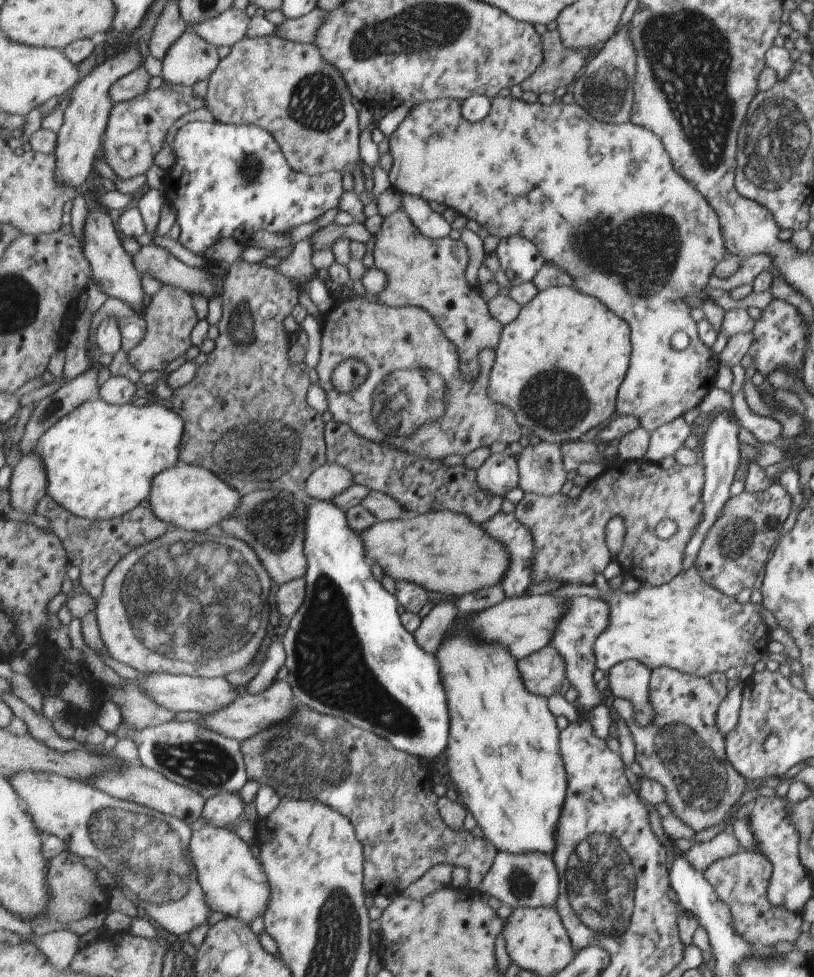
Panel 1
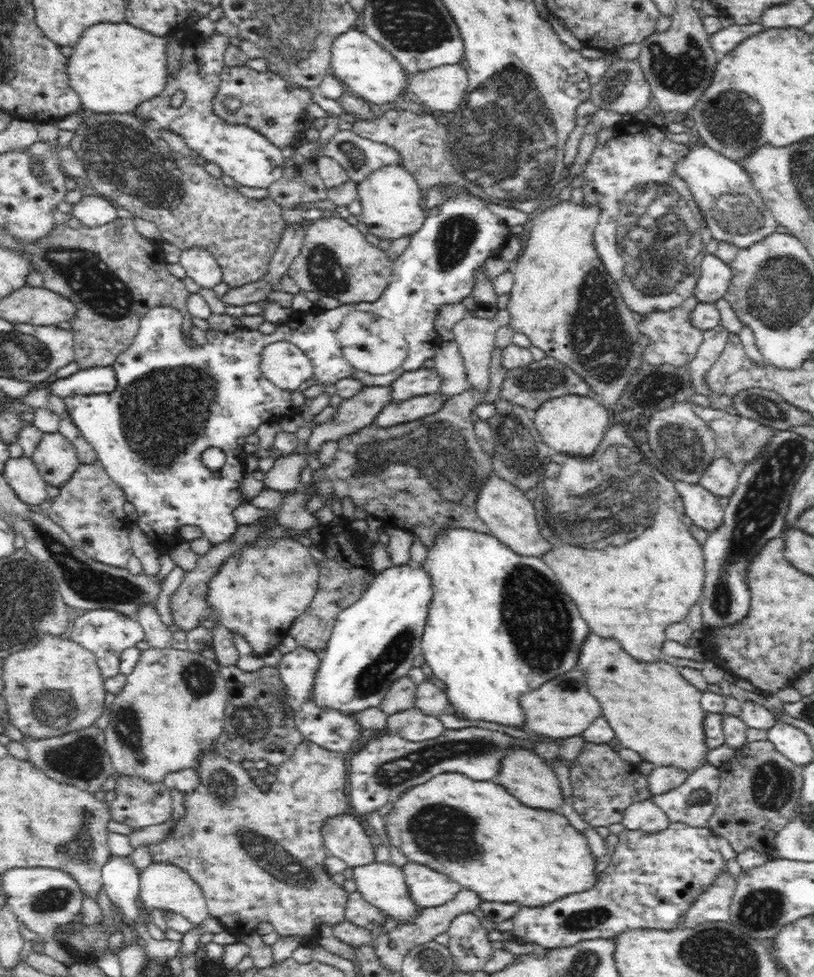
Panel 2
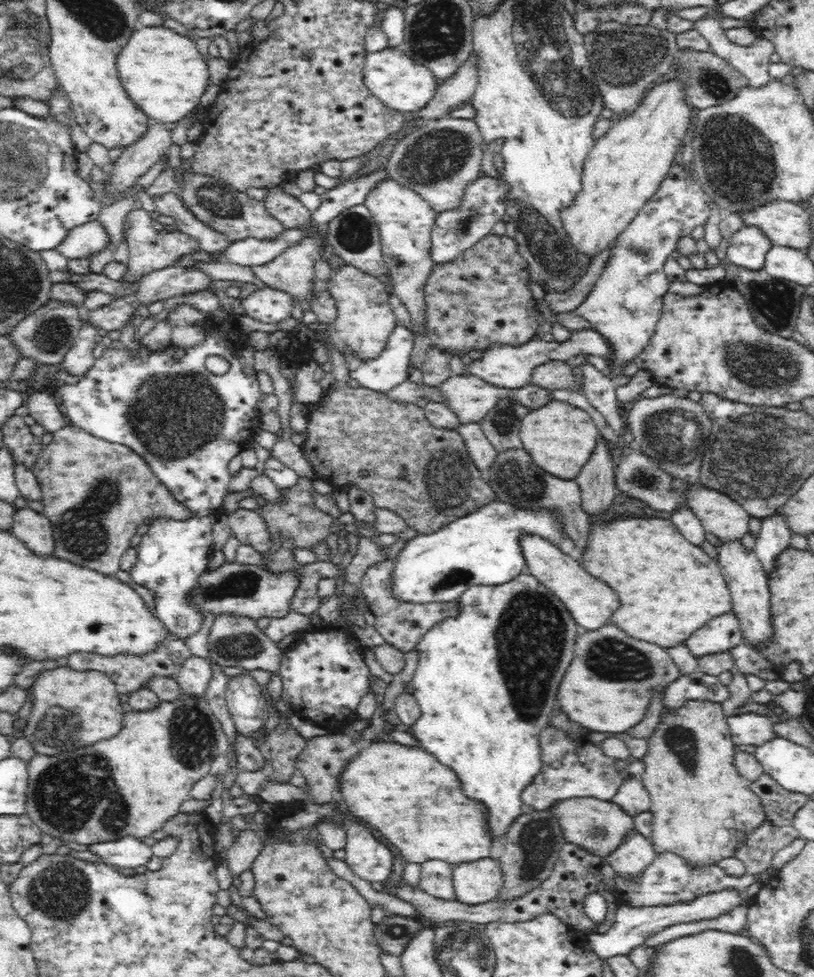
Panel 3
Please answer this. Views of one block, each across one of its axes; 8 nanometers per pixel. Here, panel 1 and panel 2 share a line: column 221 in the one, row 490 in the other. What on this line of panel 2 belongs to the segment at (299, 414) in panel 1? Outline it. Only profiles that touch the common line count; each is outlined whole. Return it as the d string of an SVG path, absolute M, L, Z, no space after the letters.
M497 348L491 354L489 367L489 386L486 390L478 390L470 385L462 394L447 397L434 414L387 429L368 425L356 434L343 436L332 463L328 466L322 464L313 471L312 482L308 485L315 483L317 490L322 493L316 493L306 503L306 509L312 515L317 515L335 496L340 500L349 497L356 508L374 515L386 527L412 532L427 547L432 546L438 530L448 526L489 532L488 525L477 516L475 502L480 484L493 470L493 465L492 458L485 454L476 438L472 412L478 404L494 403L499 398L507 372L502 368L502 353Z

